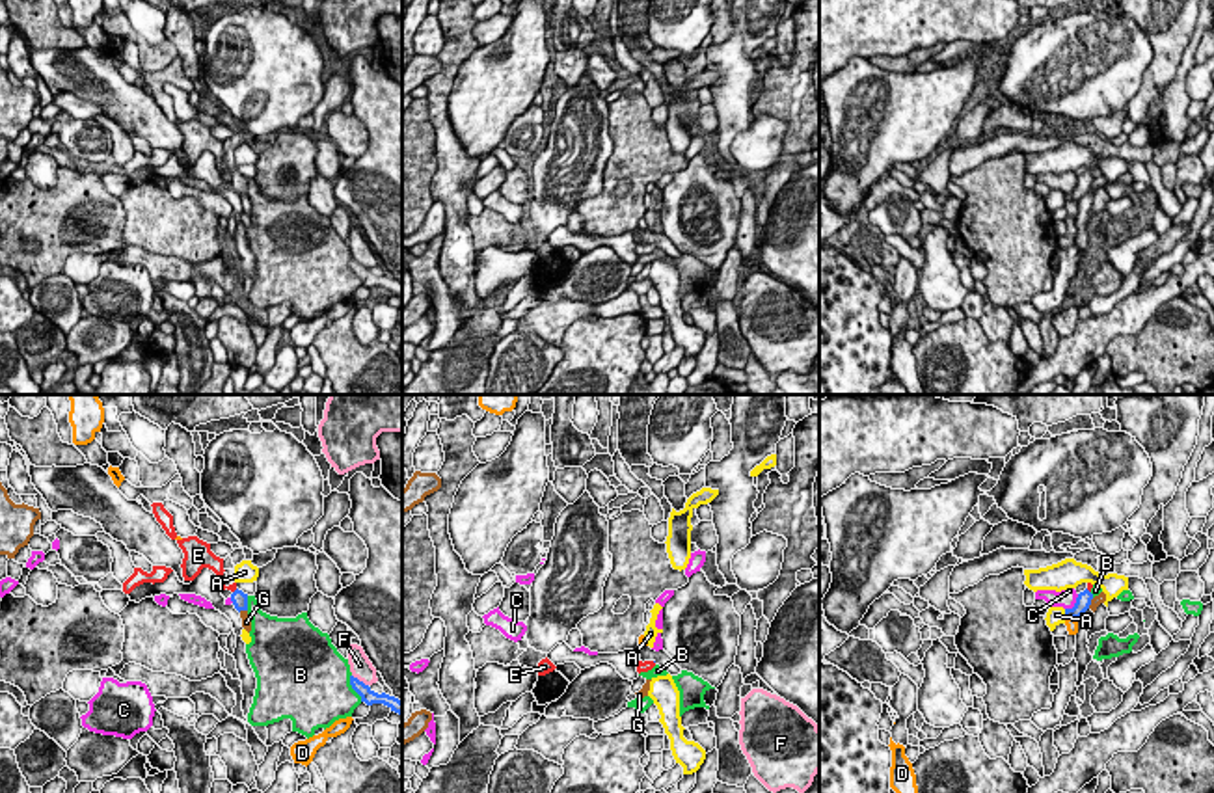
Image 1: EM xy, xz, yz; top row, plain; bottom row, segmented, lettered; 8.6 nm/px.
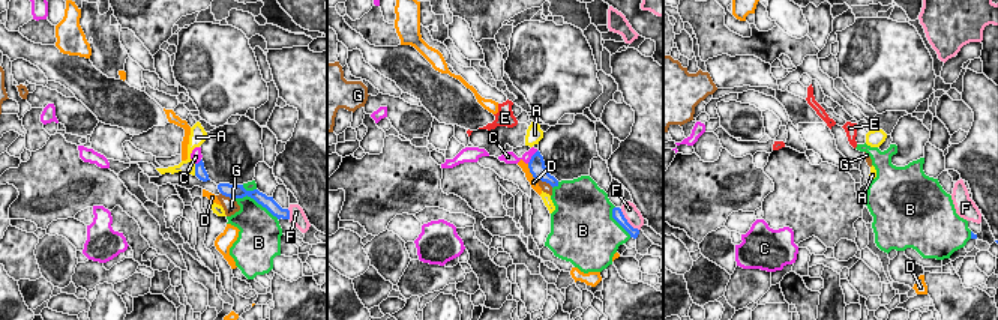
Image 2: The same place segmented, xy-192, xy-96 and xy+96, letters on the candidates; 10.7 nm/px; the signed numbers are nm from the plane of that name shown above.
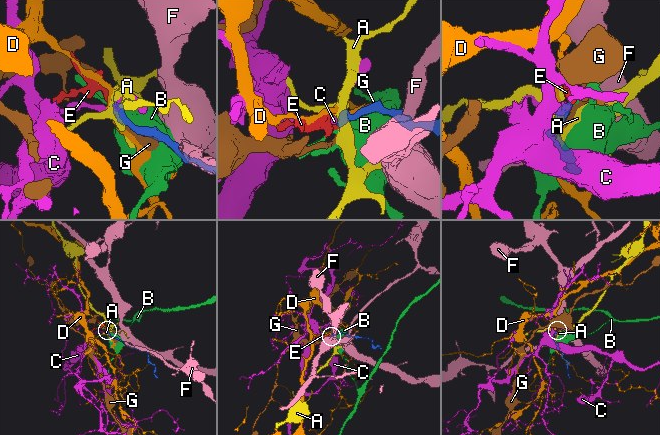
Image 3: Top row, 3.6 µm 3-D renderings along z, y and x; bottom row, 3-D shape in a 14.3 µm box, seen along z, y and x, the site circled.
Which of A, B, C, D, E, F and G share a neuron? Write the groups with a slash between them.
A / B / C / D / E / F / G

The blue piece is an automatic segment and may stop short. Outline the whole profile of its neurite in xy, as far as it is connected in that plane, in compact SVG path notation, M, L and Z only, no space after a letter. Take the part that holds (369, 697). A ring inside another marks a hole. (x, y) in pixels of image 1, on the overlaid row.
M350 676L350 685L352 689L361 696L361 702L365 702L367 706L372 704L384 704L387 706L391 711L402 715L402 702L395 696L389 696L385 692L378 694L374 692L369 685L365 685L363 681L359 681L357 678Z

